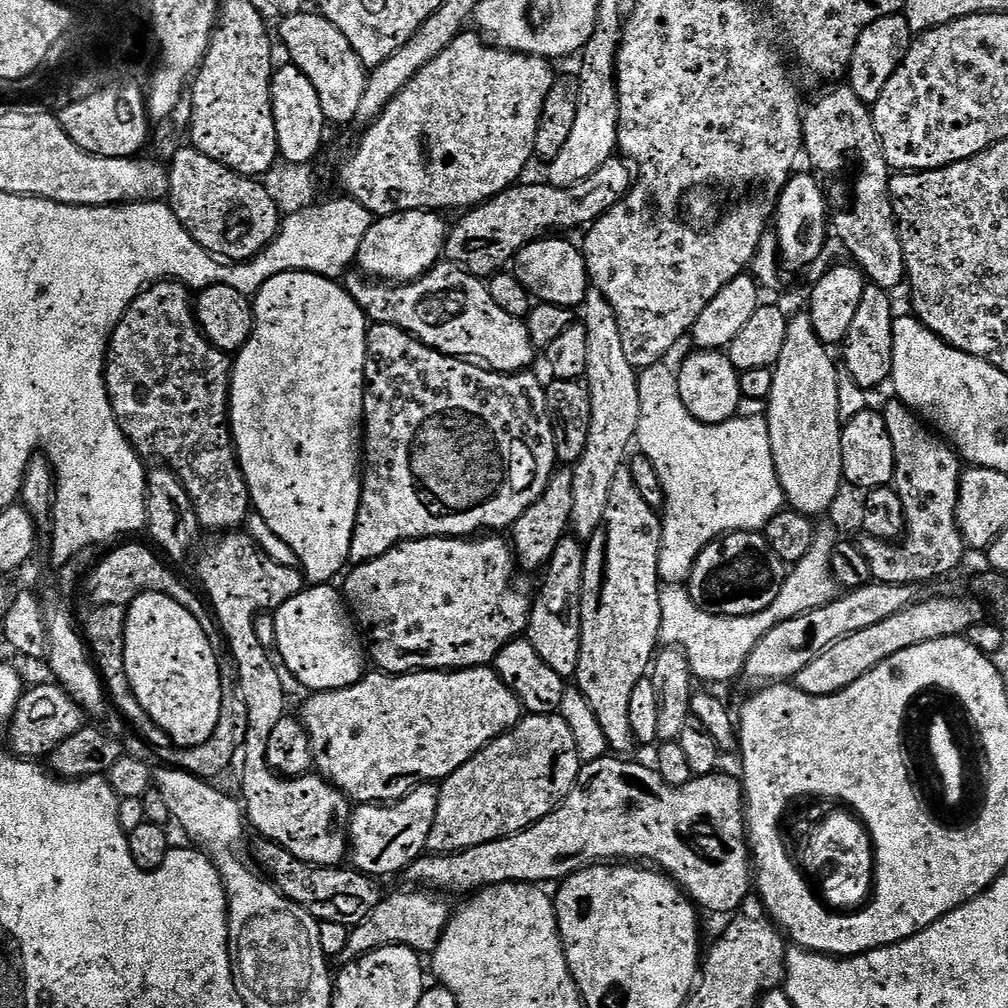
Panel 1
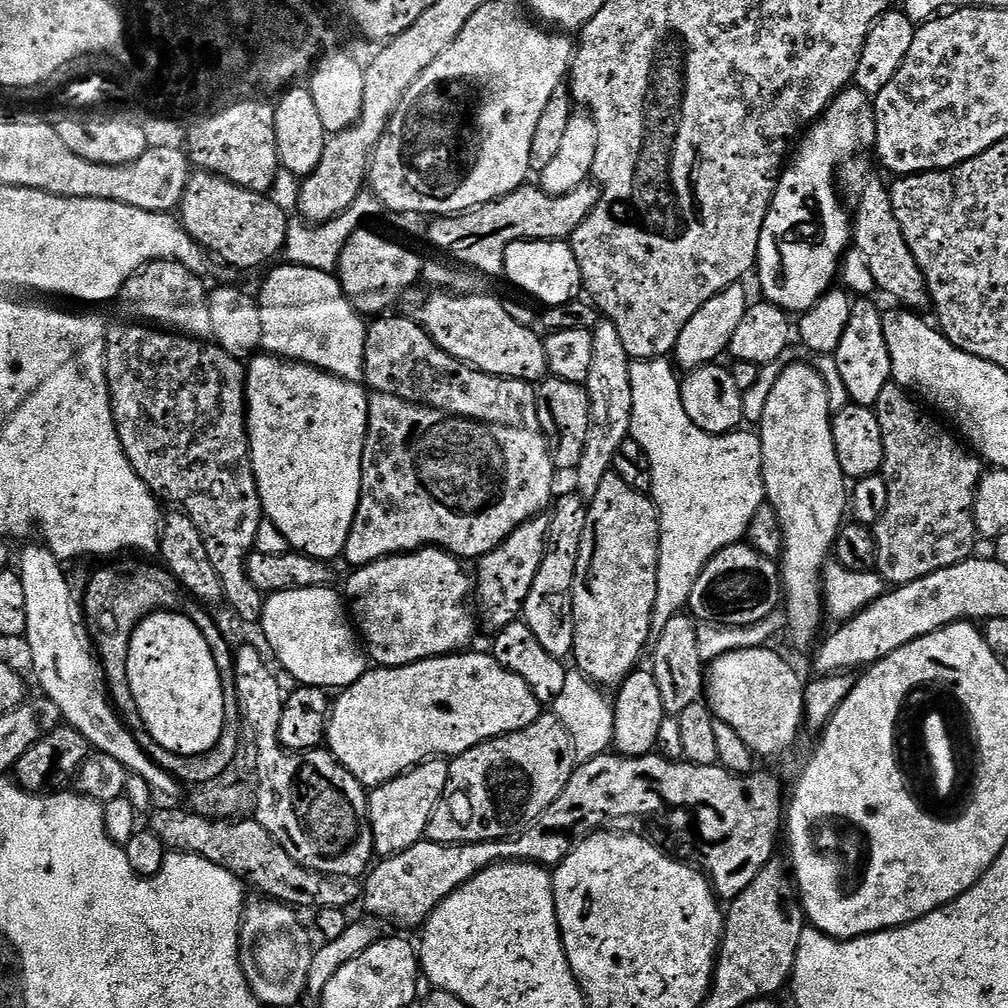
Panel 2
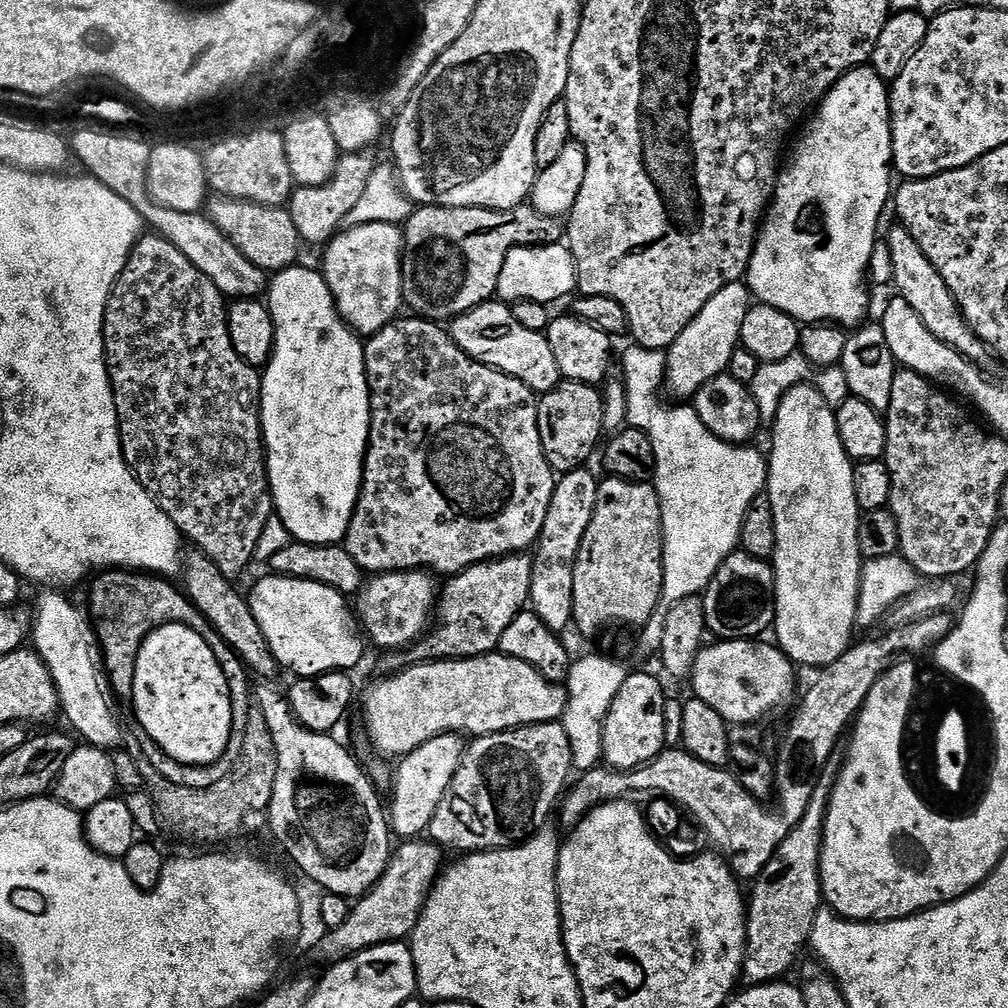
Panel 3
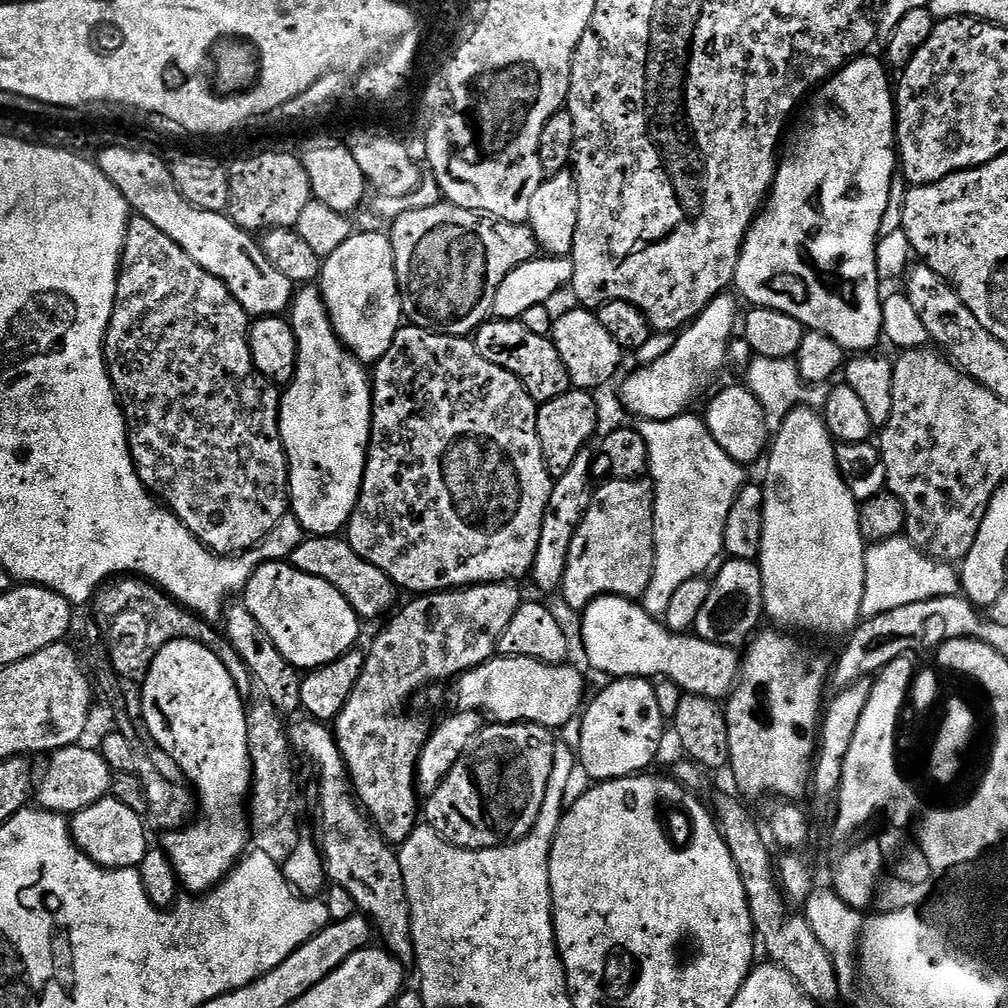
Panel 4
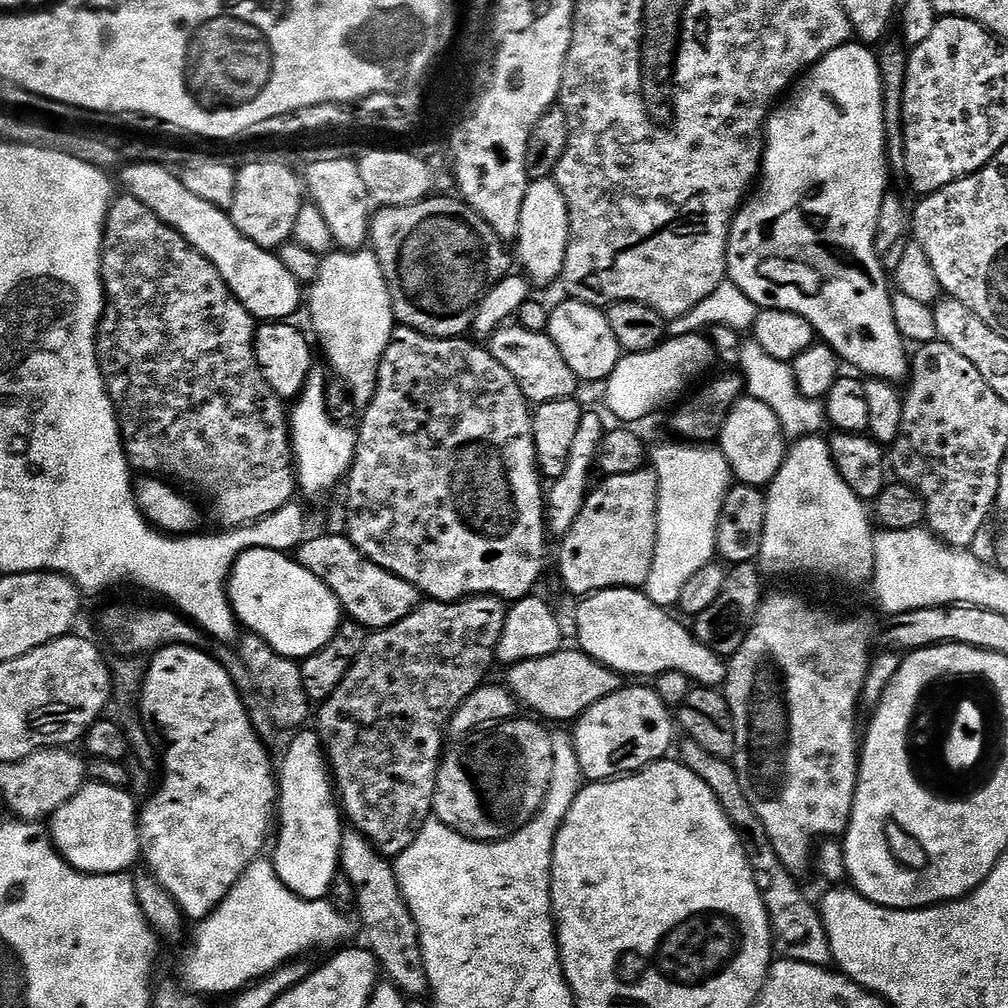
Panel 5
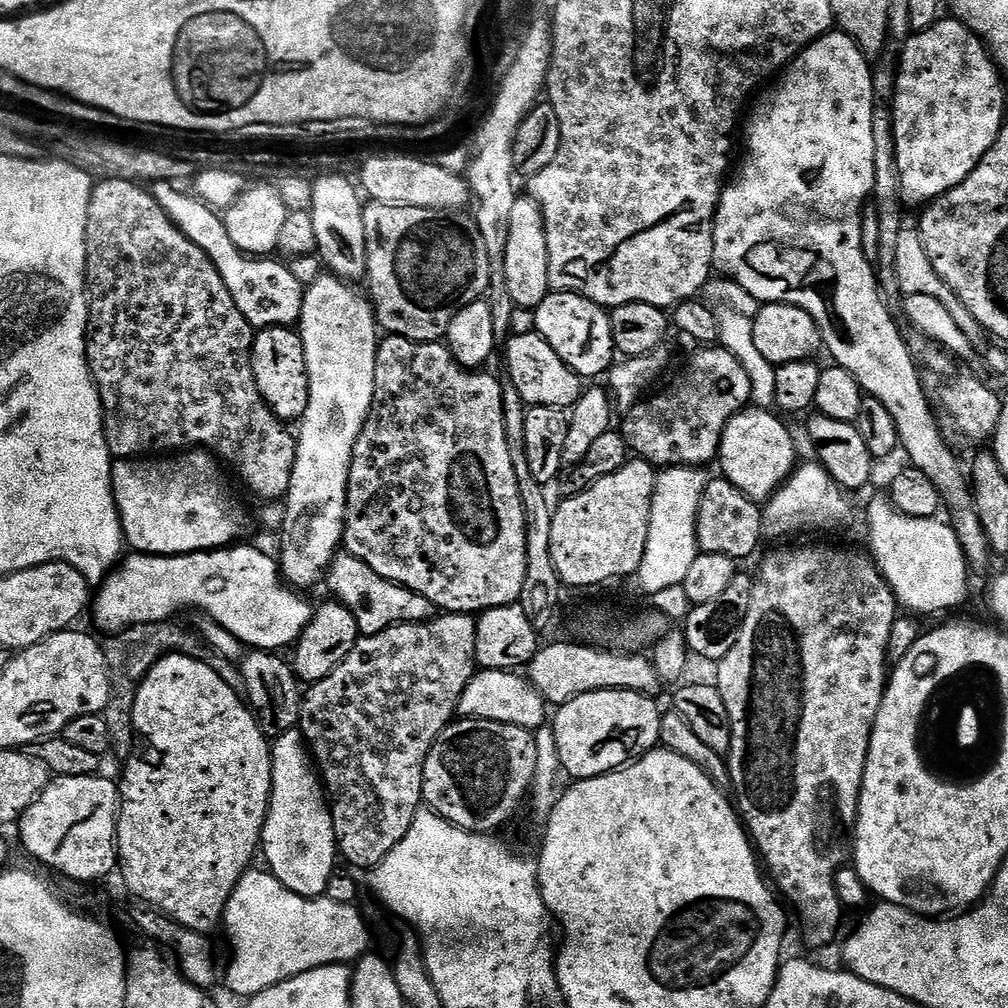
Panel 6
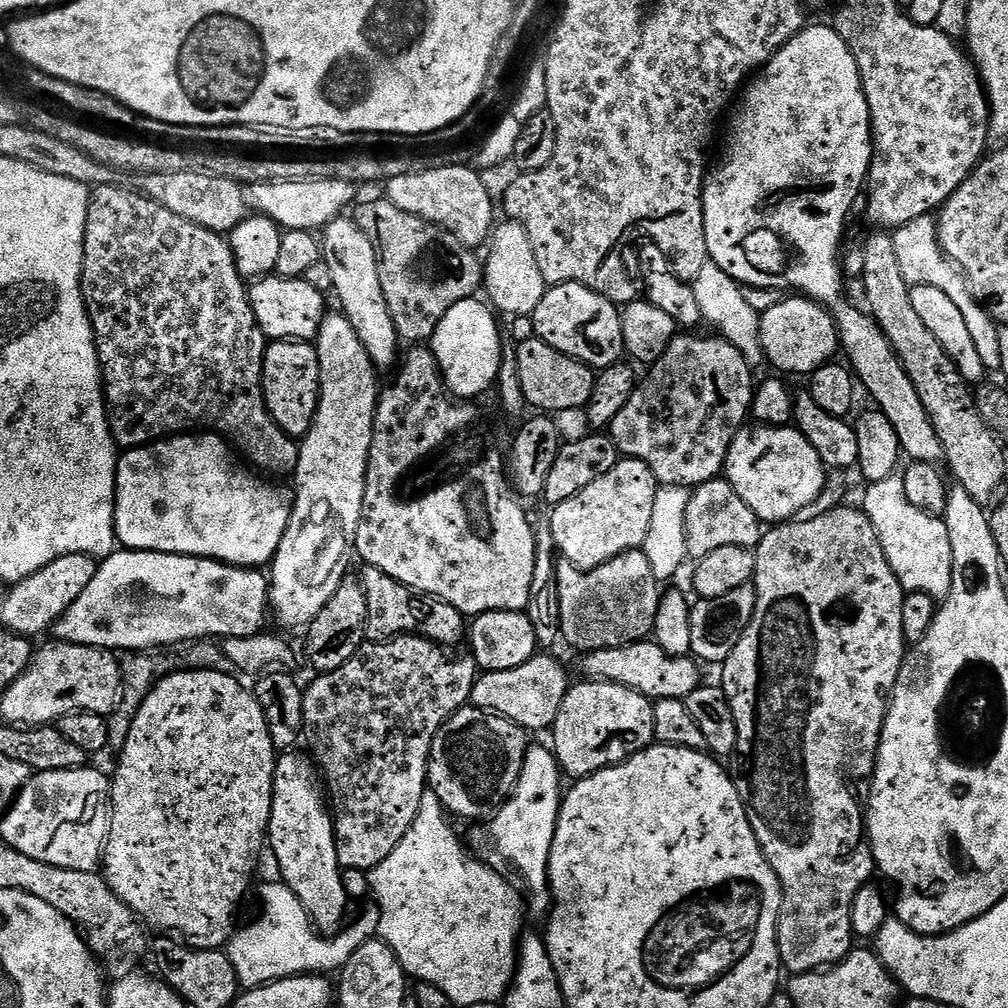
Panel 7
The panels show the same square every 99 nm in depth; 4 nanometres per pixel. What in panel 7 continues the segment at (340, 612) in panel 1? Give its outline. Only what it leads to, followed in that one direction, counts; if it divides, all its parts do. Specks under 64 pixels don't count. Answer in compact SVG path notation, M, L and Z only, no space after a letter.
M117 550L99 561L90 586L78 594L78 602L55 624L55 639L91 648L139 650L205 638L252 638L259 633L256 631L264 624L264 612L266 616L270 608L269 583L269 577L255 568L234 568L218 560L175 556L169 552Z

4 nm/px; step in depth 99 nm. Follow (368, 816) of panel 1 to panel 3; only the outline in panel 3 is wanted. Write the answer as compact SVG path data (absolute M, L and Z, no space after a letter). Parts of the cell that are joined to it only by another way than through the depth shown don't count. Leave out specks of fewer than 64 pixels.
M447 732L438 738L430 738L430 742L424 742L422 746L418 746L418 750L397 763L400 765L396 772L394 768L394 779L390 784L390 828L397 837L420 838L427 833L434 818L434 810L438 810L438 802L442 802L450 782L454 782L454 774L462 762L465 747L466 740L463 735Z

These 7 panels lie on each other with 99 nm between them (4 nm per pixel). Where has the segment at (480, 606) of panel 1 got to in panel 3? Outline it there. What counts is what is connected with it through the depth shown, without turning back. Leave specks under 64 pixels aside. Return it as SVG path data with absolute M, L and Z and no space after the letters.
M428 570L381 572L373 575L358 593L358 623L363 635L384 650L408 650L429 631L438 608L437 577Z

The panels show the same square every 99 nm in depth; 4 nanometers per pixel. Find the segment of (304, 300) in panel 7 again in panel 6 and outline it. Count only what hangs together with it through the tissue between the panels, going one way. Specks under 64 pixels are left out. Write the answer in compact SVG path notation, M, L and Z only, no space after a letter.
M175 183L151 185L152 197L166 213L201 250L208 255L210 262L222 274L222 282L226 282L226 290L234 298L238 310L252 325L253 329L286 328L295 325L300 319L300 311L304 306L305 285L294 278L291 267L287 263L279 264L276 258L253 258L246 256L230 242L230 234L226 234L223 219L209 208L199 196L191 191L179 192Z

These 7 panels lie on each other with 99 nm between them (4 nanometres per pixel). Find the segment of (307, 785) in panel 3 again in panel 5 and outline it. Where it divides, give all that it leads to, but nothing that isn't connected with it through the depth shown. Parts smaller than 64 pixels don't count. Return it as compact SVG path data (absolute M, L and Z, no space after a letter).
M352 830L340 841L339 871L356 891L355 911L360 911L360 928L364 931L363 947L375 958L379 971L401 993L420 998L428 992L428 979L424 977L424 961L420 951L418 933L408 917L408 906L396 885L393 867L359 832Z

